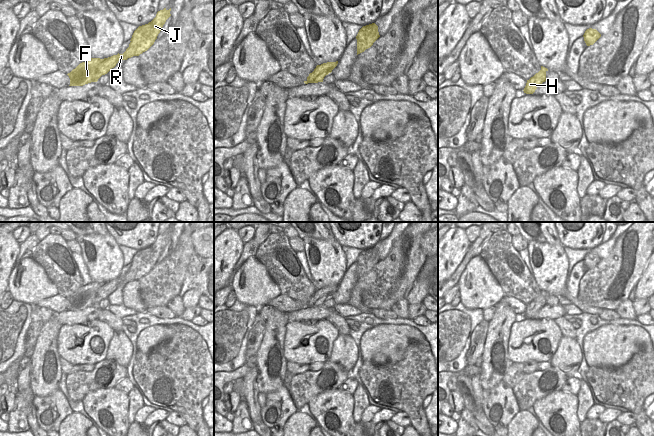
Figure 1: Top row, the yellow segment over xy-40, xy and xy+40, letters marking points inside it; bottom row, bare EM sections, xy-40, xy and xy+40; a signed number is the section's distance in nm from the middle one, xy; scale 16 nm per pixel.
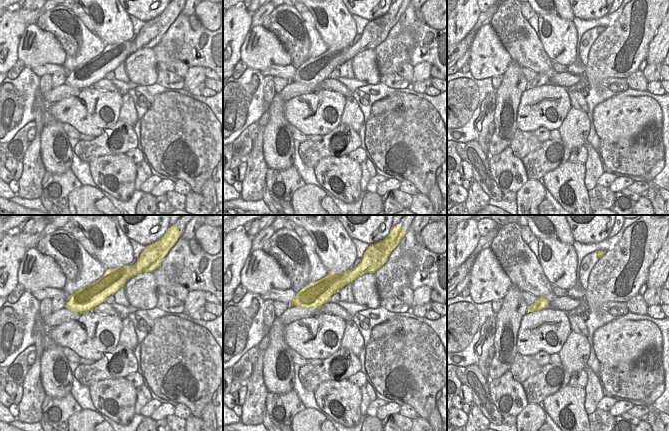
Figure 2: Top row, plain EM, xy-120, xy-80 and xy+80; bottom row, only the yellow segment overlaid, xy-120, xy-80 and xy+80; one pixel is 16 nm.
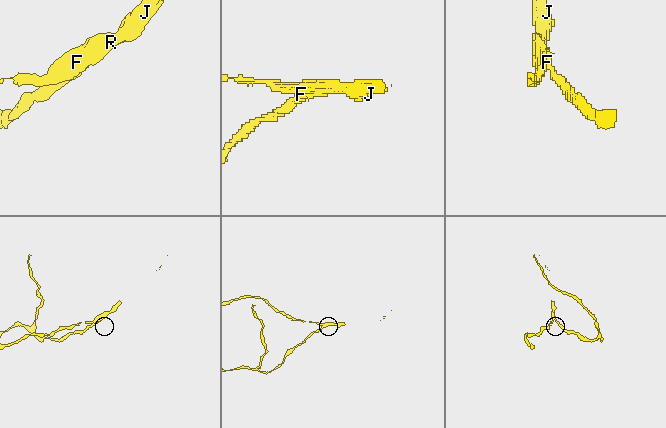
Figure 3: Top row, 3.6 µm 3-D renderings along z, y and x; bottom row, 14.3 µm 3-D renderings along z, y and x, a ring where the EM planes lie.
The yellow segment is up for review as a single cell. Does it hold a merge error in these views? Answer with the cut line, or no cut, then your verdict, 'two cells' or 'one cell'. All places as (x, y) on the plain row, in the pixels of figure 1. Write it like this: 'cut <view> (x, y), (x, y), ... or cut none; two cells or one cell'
cut xy+40 (534, 299), (536, 305), (540, 308); two cells

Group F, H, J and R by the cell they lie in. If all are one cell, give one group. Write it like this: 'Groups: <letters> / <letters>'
Groups: F J R / H.

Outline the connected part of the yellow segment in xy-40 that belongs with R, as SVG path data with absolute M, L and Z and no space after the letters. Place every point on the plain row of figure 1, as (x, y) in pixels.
M164 232L157 236L156 241L148 248L139 250L133 257L129 271L123 278L113 279L108 282L91 282L88 285L80 287L67 299L70 302L69 310L83 310L91 306L97 306L98 303L107 298L116 290L119 284L127 284L133 280L139 280L147 275L157 263L166 244L171 240L171 232Z

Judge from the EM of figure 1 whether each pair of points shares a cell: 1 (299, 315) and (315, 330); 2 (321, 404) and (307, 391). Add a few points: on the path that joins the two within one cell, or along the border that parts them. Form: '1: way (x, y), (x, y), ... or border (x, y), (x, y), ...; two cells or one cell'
1: border (325, 318), (289, 322); two cells
2: border (335, 388), (316, 394), (307, 403); two cells

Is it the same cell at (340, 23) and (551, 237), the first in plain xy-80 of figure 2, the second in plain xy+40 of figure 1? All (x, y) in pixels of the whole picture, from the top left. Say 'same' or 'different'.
different

